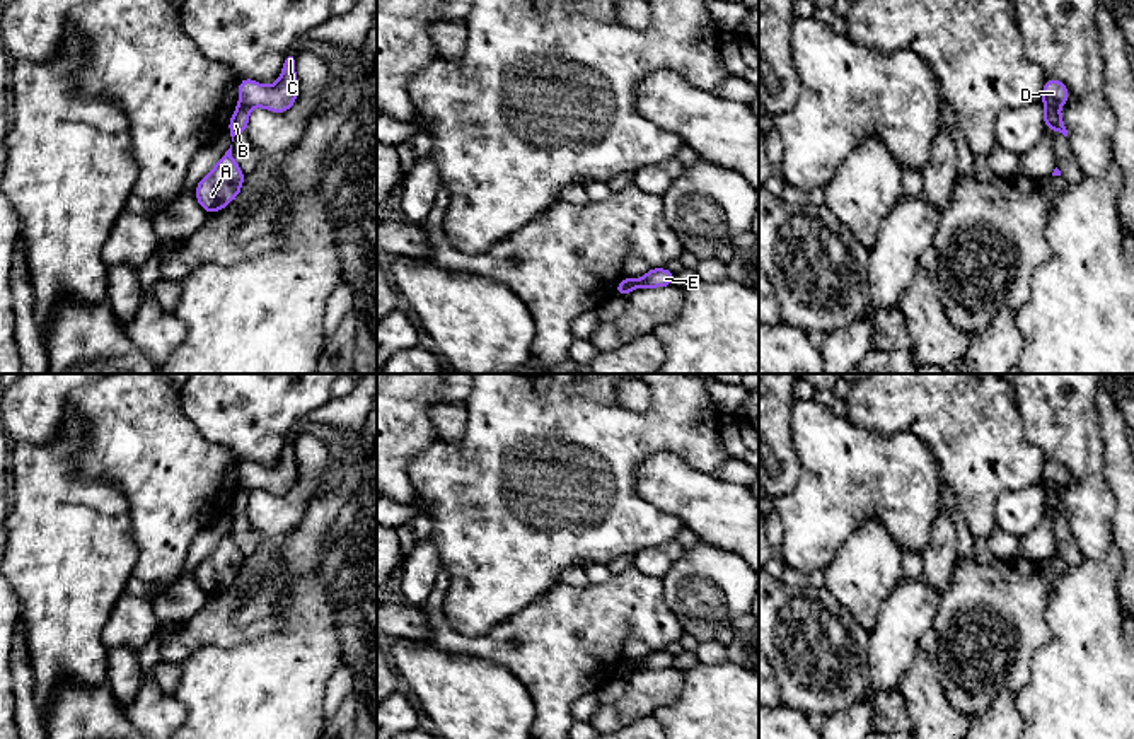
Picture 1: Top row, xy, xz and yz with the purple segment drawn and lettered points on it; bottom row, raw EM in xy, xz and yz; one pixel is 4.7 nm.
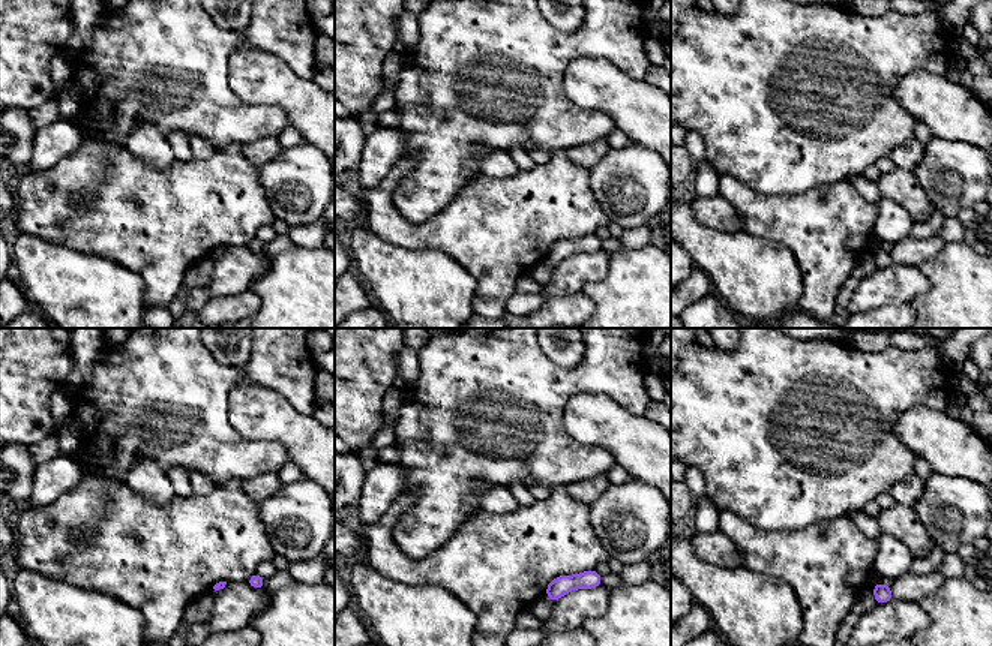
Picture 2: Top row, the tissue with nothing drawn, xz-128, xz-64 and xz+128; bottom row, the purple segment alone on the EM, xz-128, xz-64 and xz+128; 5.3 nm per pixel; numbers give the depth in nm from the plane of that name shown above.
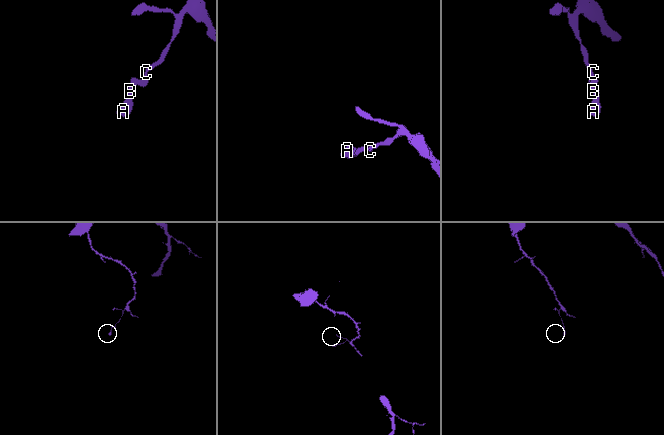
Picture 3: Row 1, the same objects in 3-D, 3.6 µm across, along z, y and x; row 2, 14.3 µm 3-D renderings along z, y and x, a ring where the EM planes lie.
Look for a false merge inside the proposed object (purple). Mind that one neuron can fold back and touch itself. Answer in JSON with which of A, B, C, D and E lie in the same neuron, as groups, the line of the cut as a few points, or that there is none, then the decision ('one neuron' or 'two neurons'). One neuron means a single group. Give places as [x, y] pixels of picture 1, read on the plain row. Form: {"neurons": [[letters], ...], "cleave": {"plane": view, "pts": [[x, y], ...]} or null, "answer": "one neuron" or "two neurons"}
{"neurons": [["A", "B"], ["C", "D", "E"]], "cleave": {"plane": "yz", "pts": [[1047, 488], [1056, 490]]}, "answer": "two neurons"}

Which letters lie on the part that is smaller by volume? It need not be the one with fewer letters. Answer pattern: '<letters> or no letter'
A, B

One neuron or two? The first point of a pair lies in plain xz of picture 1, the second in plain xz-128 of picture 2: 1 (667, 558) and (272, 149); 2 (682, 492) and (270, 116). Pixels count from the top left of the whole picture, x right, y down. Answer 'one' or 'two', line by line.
1: one
2: two

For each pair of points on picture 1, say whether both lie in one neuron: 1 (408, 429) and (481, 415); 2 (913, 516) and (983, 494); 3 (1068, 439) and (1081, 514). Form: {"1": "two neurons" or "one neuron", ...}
{"1": "two neurons", "2": "two neurons", "3": "one neuron"}

